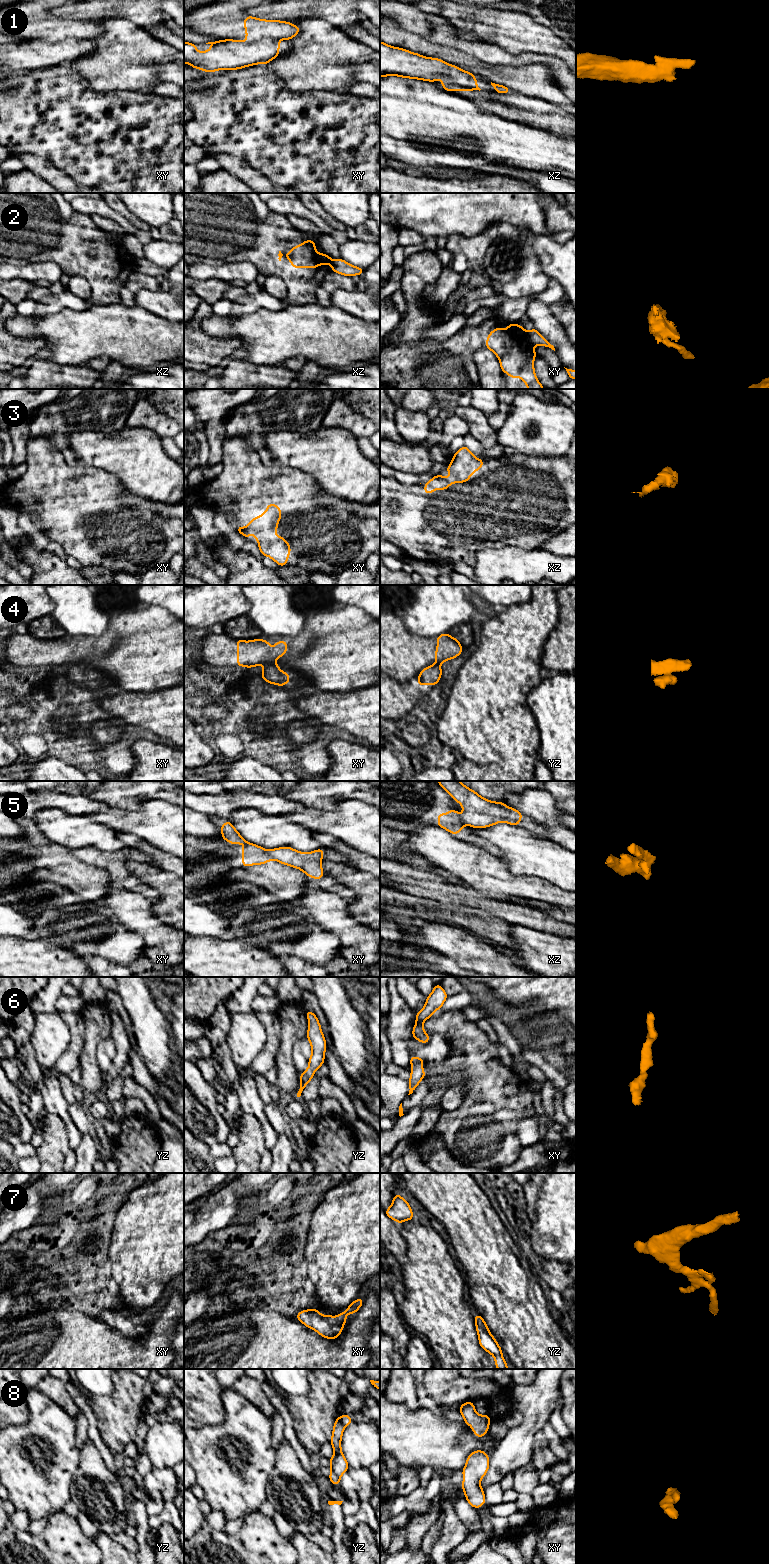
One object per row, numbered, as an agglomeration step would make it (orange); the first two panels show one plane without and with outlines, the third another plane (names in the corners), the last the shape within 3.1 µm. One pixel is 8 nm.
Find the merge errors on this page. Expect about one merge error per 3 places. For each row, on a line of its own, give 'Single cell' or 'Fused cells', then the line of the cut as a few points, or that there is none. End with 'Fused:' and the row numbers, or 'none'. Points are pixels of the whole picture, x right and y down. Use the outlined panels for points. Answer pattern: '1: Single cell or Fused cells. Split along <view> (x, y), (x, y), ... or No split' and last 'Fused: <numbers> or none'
1: Fused cells. Split along xy (278, 39), (263, 37), (251, 42), (245, 42)
2: Fused cells. Split along xy (526, 332), (532, 345)
3: Single cell. No split
4: Fused cells. Split along xy (273, 662), (265, 665)
5: Fused cells. Split along xy (265, 850), (271, 858)
6: Single cell. No split
7: Single cell. No split
8: Single cell. No split
Fused: 1, 2, 4, 5

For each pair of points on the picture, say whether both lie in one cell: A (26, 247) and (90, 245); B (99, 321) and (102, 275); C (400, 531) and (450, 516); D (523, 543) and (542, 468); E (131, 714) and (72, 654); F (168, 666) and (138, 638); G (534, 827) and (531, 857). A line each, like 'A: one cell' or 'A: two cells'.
A: one cell
B: two cells
C: one cell
D: one cell
E: two cells
F: one cell
G: two cells

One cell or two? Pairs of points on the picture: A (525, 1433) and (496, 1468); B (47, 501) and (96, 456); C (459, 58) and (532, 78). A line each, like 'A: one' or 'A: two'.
A: one
B: two
C: one

